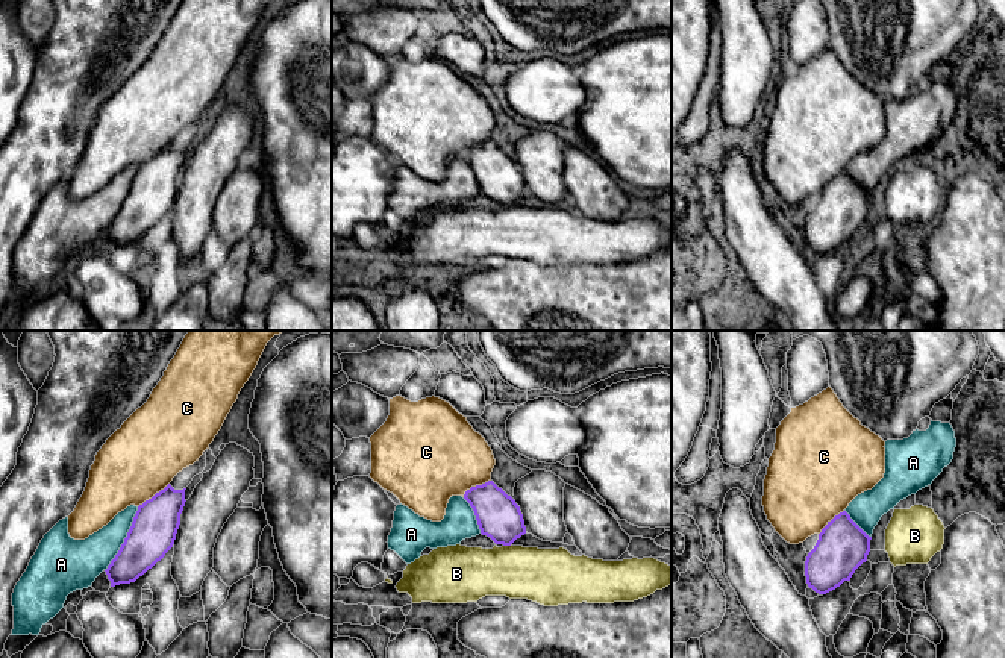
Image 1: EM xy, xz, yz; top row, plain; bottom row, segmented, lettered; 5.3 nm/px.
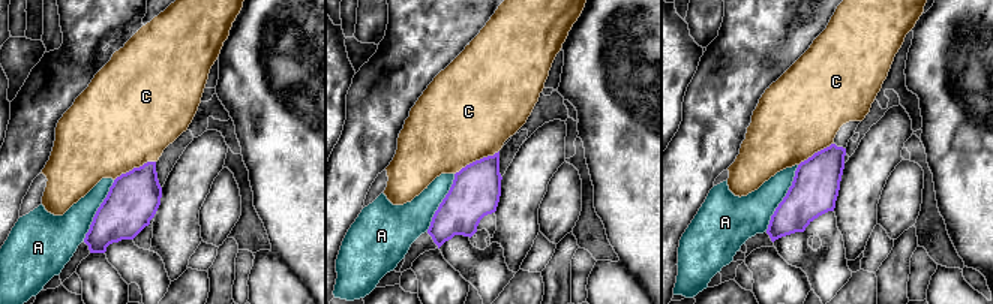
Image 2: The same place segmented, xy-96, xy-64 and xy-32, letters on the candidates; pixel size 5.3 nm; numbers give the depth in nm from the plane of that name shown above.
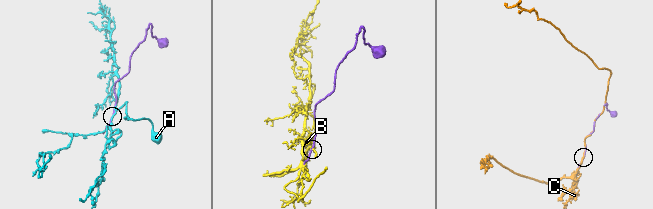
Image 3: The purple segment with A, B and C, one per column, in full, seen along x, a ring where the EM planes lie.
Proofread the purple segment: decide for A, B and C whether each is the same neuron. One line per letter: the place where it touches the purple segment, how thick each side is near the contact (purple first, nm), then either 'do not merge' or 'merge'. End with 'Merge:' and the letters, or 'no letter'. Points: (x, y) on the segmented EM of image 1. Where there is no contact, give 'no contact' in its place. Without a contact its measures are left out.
A: xy (125, 538) | 240/220 nm | do not merge
B: xz (507, 545) | 240/280 nm | do not merge
C: xy (155, 495) | 240/400 nm | merge
Merge: C

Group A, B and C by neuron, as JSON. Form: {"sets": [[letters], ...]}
{"sets": [["A"], ["B"], ["C"]]}

